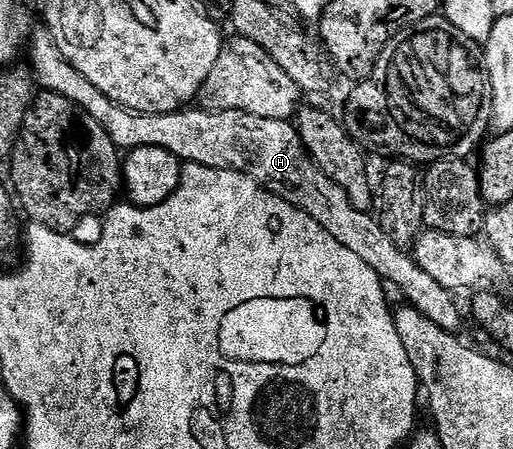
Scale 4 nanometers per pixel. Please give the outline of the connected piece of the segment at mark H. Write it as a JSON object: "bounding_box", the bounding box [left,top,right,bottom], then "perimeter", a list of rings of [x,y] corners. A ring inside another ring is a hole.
{"bounding_box":[28,30,461,332],"perimeter":[[[48,30],[41,32],[33,39],[29,47],[28,66],[33,78],[44,90],[54,91],[67,101],[79,105],[92,119],[111,137],[111,141],[119,149],[135,147],[154,147],[167,149],[182,164],[194,163],[207,165],[215,169],[238,171],[257,182],[257,186],[265,187],[275,197],[303,209],[339,245],[347,245],[351,253],[357,254],[386,284],[398,287],[406,295],[408,306],[422,311],[428,319],[435,321],[444,331],[456,332],[461,323],[461,315],[457,312],[454,296],[435,277],[423,273],[416,259],[408,250],[397,246],[387,233],[383,233],[380,222],[370,212],[355,209],[347,197],[347,193],[335,181],[327,177],[319,169],[319,165],[310,157],[309,152],[301,144],[301,134],[292,122],[283,119],[255,117],[242,111],[202,111],[200,109],[182,109],[156,115],[155,113],[138,113],[121,107],[111,97],[103,97],[83,73],[79,73],[65,58],[63,53],[53,44]]]}

